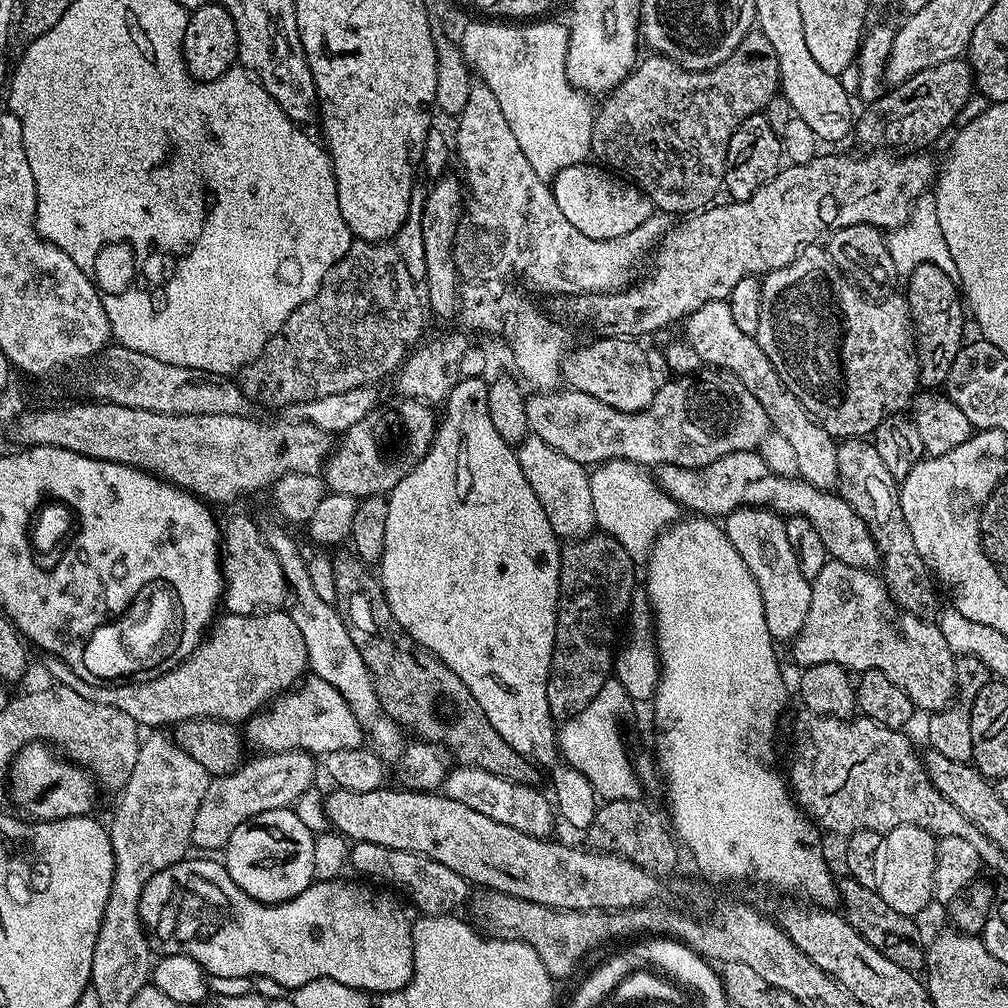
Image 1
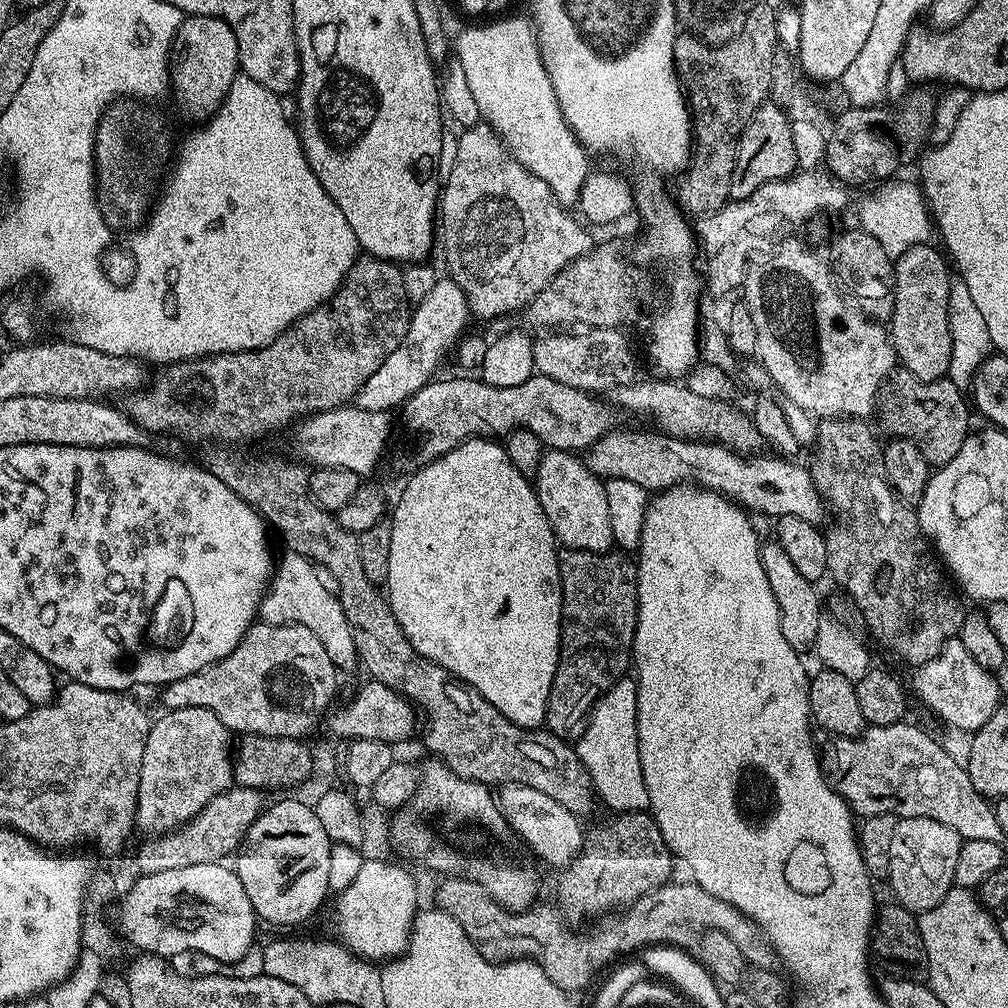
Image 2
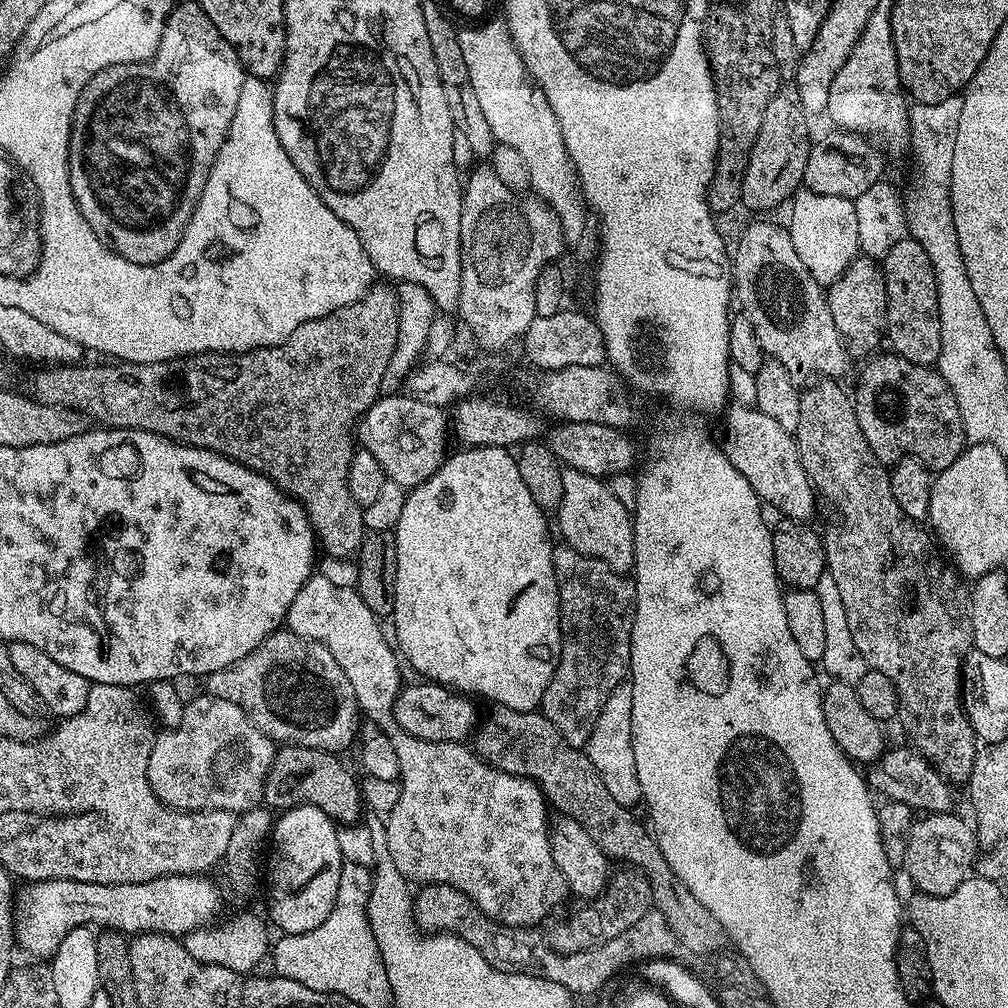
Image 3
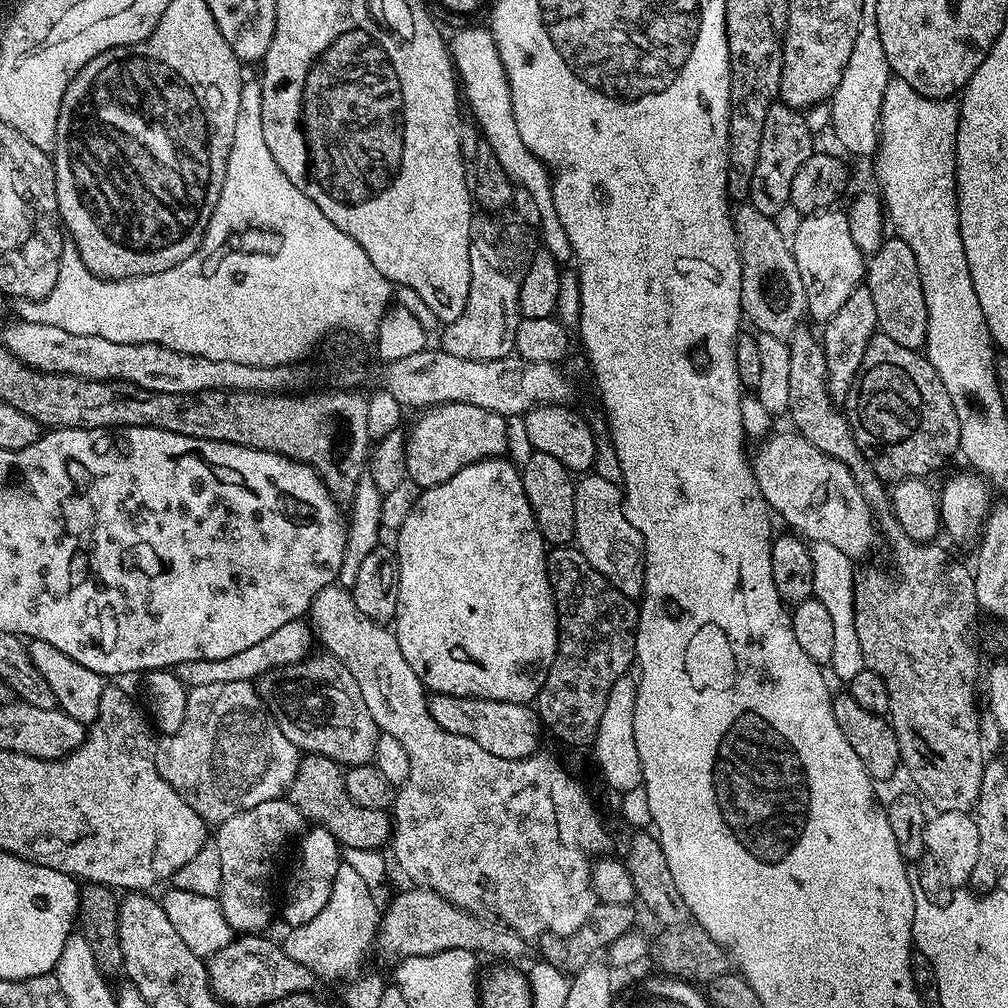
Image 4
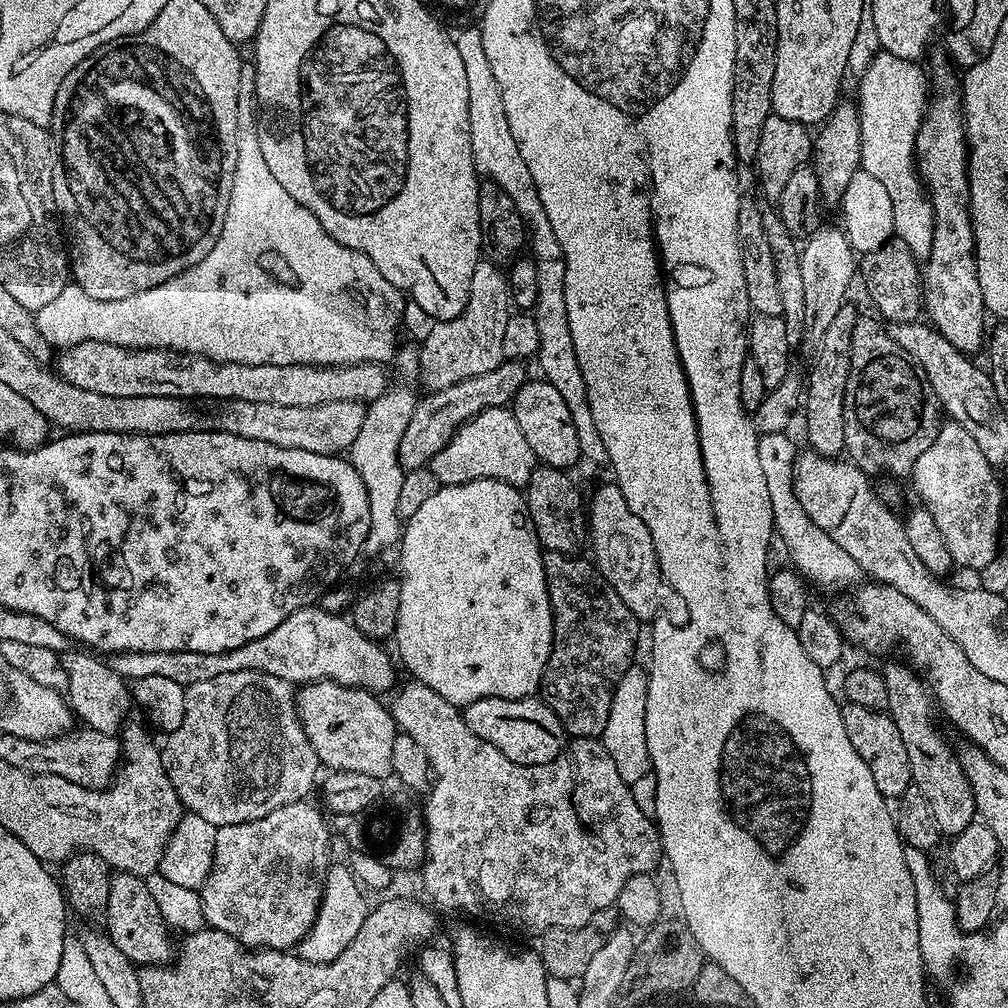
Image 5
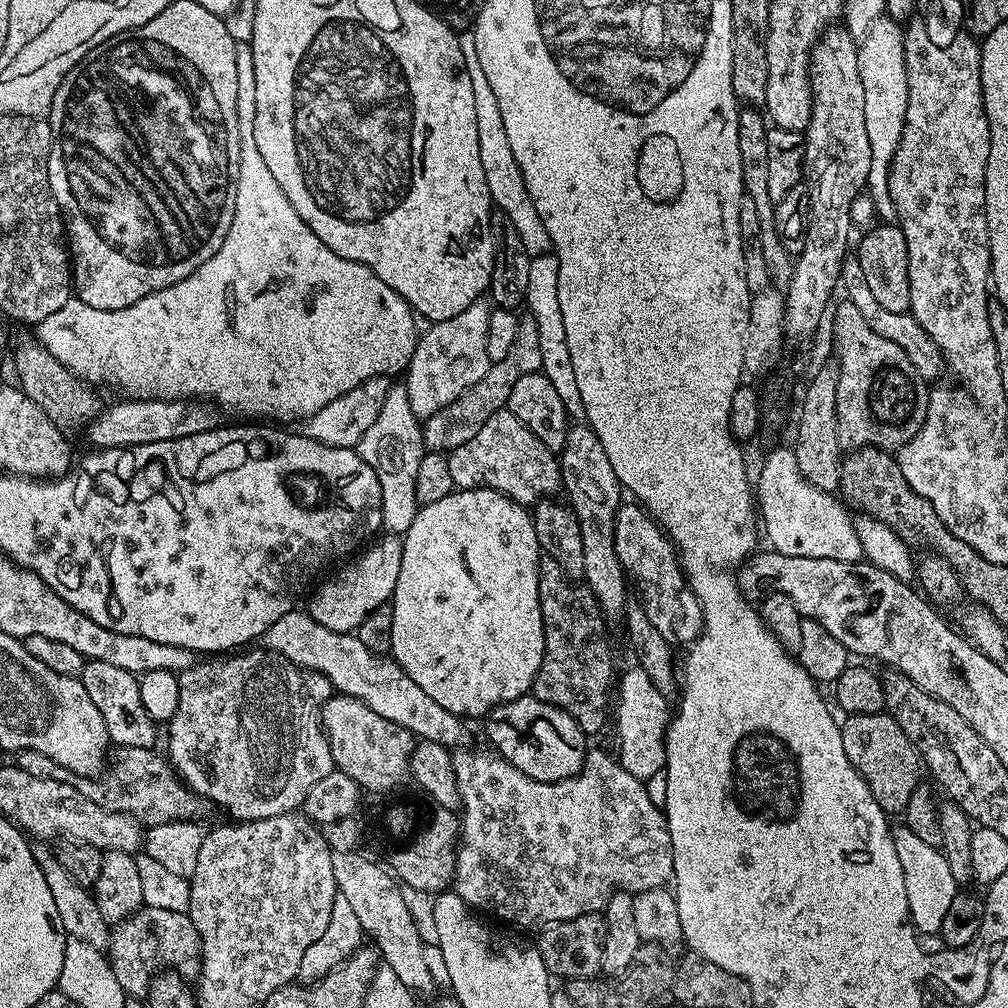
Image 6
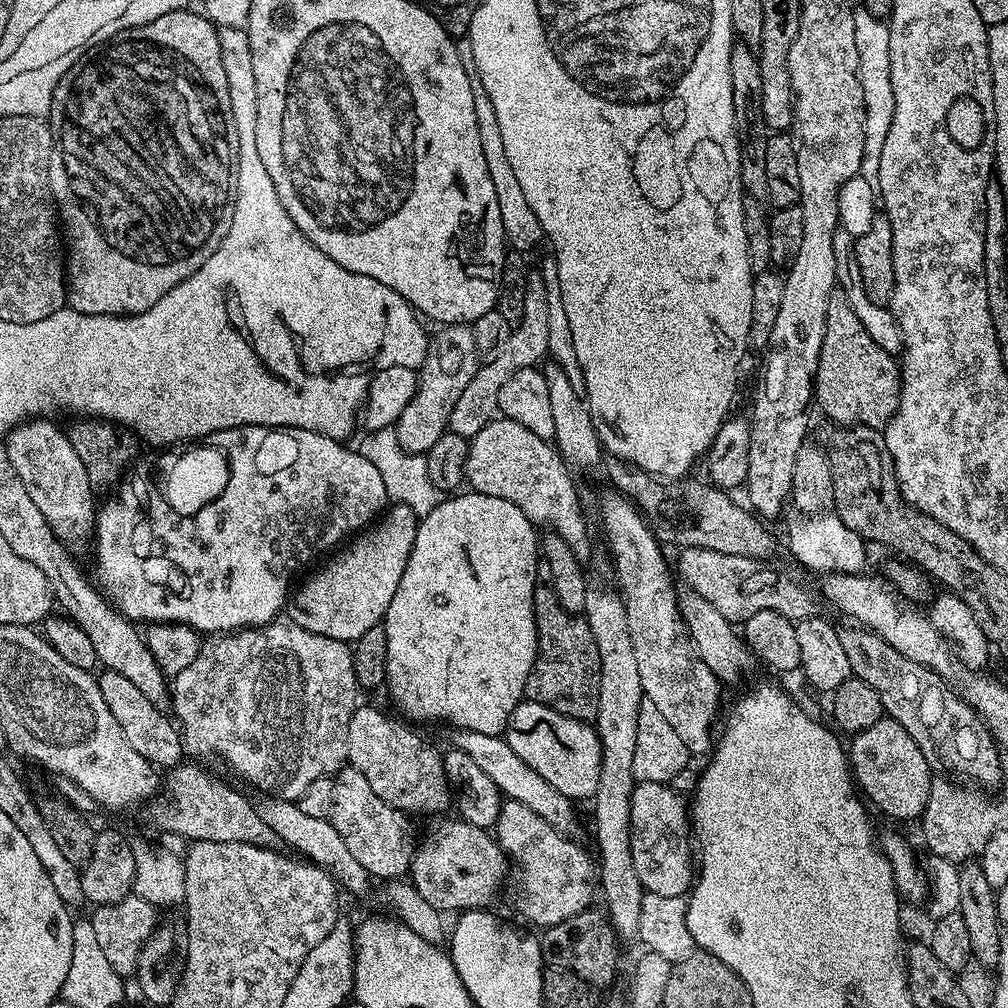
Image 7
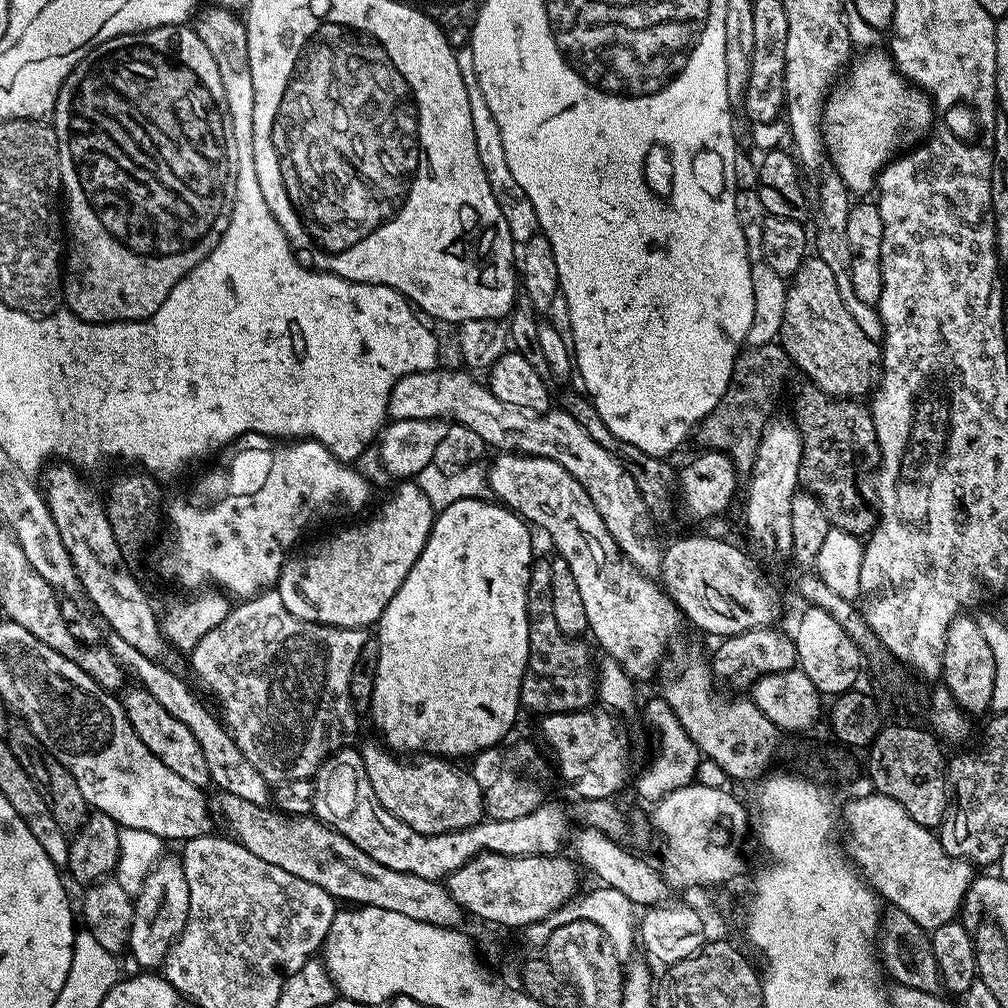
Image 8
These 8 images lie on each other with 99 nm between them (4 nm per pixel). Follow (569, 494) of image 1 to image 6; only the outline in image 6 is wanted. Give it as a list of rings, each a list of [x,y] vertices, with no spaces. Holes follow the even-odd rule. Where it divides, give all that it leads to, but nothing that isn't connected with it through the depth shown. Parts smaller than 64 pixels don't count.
[[[635,502],[621,503],[614,522],[614,550],[624,575],[640,591],[639,603],[648,621],[673,641],[689,644],[704,628],[701,603],[688,586],[675,545],[649,513]]]

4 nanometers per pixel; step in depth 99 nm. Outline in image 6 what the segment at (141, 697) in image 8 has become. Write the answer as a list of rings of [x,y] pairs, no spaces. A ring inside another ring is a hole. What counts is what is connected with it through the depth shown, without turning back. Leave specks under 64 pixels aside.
[[[89,660],[78,679],[86,686],[86,694],[90,694],[94,706],[98,706],[98,714],[102,714],[102,722],[106,722],[108,738],[113,745],[121,748],[152,748],[155,745],[157,725],[142,707],[137,673],[110,666],[110,662]]]

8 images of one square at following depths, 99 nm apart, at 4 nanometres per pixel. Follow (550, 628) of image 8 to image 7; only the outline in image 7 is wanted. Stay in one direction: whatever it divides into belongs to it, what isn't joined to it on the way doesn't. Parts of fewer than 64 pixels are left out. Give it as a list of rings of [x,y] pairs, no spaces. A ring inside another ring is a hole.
[[[548,582],[537,583],[534,590],[534,618],[536,619],[536,661],[524,687],[525,697],[542,706],[550,706],[550,710],[558,710],[558,714],[563,716],[585,722],[595,721],[598,714],[600,659],[598,642],[594,642],[594,634],[588,628],[588,621],[583,615],[567,612],[558,602],[552,585]]]

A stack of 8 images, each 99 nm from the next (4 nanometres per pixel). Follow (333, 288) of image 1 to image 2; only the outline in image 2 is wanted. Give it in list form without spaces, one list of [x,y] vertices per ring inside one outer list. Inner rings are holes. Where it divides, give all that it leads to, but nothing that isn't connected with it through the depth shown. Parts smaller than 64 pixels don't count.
[[[361,255],[346,274],[340,289],[314,311],[298,317],[274,342],[249,352],[217,352],[215,356],[181,360],[179,364],[161,367],[152,385],[150,380],[147,386],[123,397],[122,410],[149,434],[169,432],[188,444],[248,444],[279,428],[287,429],[315,412],[345,407],[366,378],[370,378],[370,374],[398,350],[402,338],[406,338],[413,305],[407,298],[402,276],[399,263]]]

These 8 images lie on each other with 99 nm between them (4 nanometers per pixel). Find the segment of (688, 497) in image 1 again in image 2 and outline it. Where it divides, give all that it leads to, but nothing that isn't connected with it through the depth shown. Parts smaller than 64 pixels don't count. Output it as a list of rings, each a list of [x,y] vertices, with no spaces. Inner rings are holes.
[[[655,431],[654,436],[615,436],[615,434],[609,434],[598,442],[594,442],[583,453],[582,459],[584,465],[592,471],[595,476],[600,477],[601,480],[607,482],[614,479],[626,479],[628,482],[634,482],[635,485],[644,488],[648,494],[655,494],[657,492],[664,492],[667,488],[678,488],[681,486],[695,486],[698,488],[705,488],[707,492],[717,492],[719,496],[725,496],[727,500],[731,500],[732,503],[740,505],[741,508],[747,510],[749,513],[755,514],[755,512],[761,512],[764,516],[772,516],[771,518],[779,518],[782,516],[793,516],[794,518],[802,518],[802,522],[810,522],[817,526],[823,525],[825,516],[826,520],[826,505],[822,497],[818,494],[818,490],[814,486],[812,481],[812,473],[807,467],[804,468],[800,464],[792,464],[791,459],[779,458],[777,455],[772,456],[760,456],[761,454],[741,454],[732,451],[725,444],[719,442],[693,442],[690,440],[681,440],[674,436],[666,436],[661,431]]]

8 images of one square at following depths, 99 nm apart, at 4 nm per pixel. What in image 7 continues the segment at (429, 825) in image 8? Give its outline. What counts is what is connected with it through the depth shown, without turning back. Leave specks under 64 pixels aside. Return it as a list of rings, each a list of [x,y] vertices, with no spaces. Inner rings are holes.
[[[357,707],[350,718],[347,763],[366,777],[370,790],[374,790],[382,802],[402,813],[421,812],[432,816],[446,811],[453,803],[441,749],[427,744],[414,729],[383,716],[376,708]]]

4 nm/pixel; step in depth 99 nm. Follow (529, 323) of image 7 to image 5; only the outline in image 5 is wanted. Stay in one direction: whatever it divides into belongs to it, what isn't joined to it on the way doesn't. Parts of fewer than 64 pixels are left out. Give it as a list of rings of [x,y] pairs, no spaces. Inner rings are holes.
[[[507,360],[489,374],[480,374],[476,378],[464,379],[454,386],[444,387],[440,391],[427,393],[417,401],[406,431],[399,442],[399,462],[408,471],[425,467],[431,463],[434,454],[450,440],[466,421],[476,417],[484,409],[501,408],[509,405],[518,390],[528,379],[525,363],[519,360]]]

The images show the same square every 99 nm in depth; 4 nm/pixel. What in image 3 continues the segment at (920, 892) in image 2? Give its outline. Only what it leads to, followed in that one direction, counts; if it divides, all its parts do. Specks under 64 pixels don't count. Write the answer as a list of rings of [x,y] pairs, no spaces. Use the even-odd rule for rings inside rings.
[[[934,812],[924,814],[913,823],[908,832],[906,854],[902,865],[903,871],[908,871],[908,876],[917,884],[919,891],[926,896],[945,896],[956,889],[960,883],[968,879],[974,868],[974,861],[978,856],[978,845],[973,825],[968,824],[962,817],[952,812]]]

